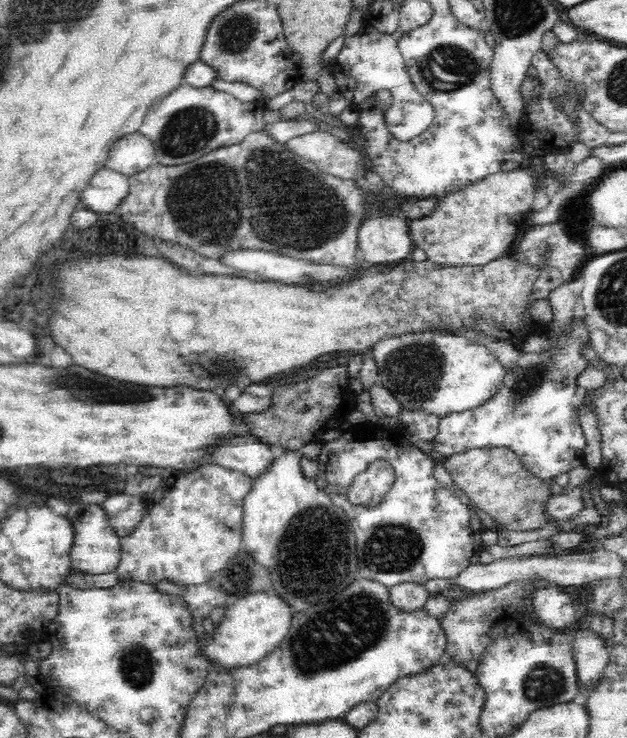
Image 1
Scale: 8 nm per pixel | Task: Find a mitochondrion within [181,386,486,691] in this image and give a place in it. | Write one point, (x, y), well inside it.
(333, 642)

